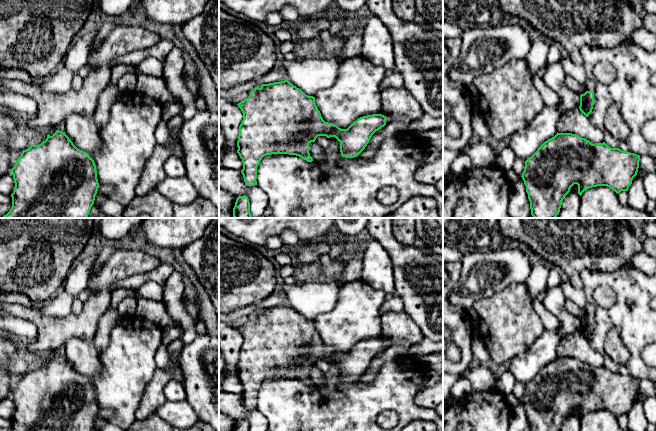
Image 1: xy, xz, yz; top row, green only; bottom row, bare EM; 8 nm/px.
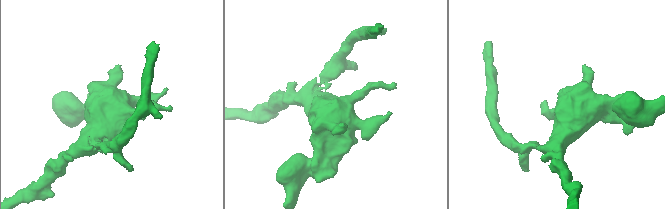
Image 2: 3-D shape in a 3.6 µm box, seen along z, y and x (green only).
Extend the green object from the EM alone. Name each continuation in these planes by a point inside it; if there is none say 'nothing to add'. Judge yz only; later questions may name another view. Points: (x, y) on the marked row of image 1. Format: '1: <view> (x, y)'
nothing to add

